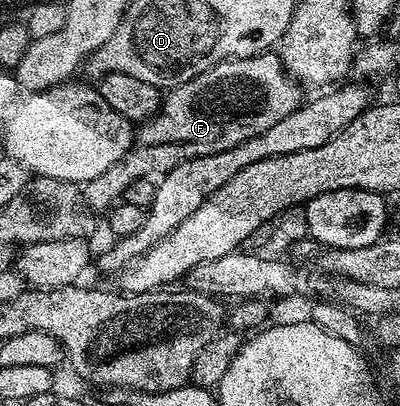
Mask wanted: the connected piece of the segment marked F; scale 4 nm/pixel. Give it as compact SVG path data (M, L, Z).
M274 50L212 66L204 74L165 93L161 108L137 129L134 143L124 158L115 160L104 174L81 185L83 205L94 214L109 213L136 178L171 172L180 162L220 154L220 150L232 150L232 146L264 134L280 118L288 118L292 110L299 108L304 100L301 91L286 73L281 55Z

